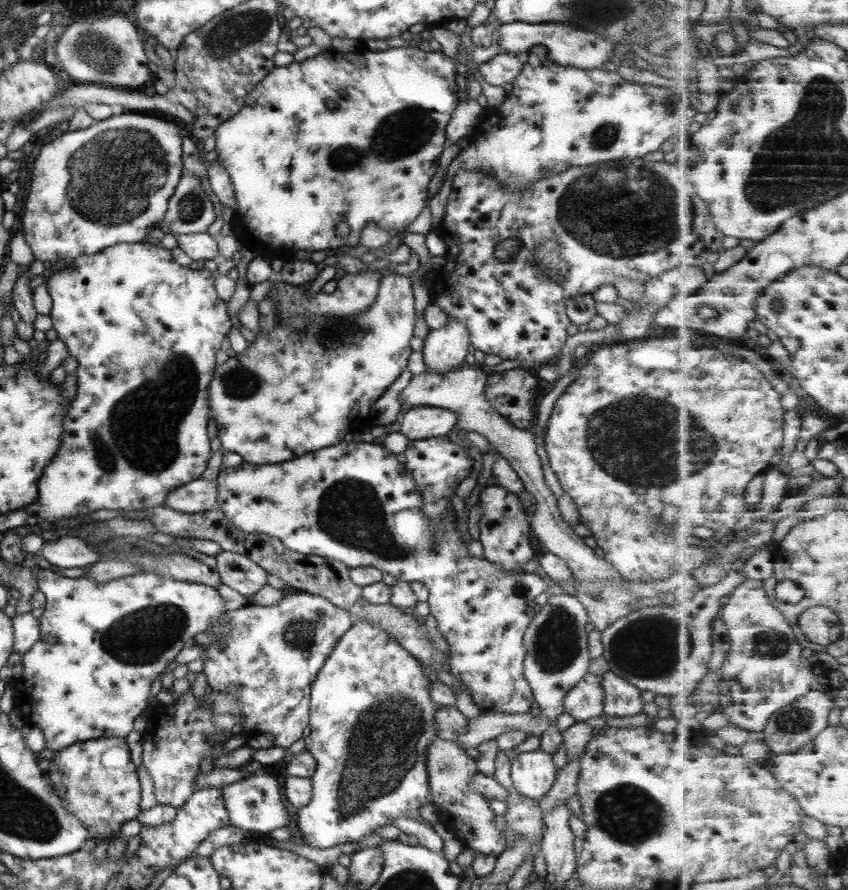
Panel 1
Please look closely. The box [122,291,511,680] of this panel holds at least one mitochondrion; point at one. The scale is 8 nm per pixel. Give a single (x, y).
(339, 500)

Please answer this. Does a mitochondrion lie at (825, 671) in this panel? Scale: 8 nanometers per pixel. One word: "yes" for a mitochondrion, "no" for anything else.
no

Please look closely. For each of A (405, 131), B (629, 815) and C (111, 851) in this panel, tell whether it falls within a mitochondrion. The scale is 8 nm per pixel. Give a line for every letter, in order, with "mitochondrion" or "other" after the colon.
A: mitochondrion
B: mitochondrion
C: other

